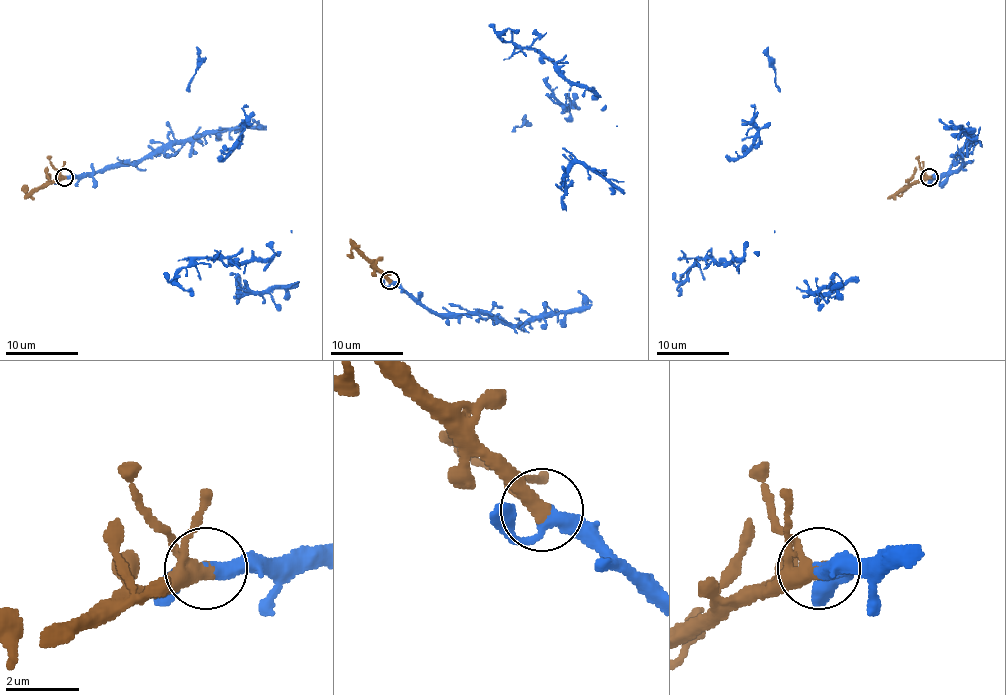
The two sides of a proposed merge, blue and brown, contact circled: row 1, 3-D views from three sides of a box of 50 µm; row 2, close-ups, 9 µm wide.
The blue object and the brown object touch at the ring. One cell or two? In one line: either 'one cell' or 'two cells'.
one cell

